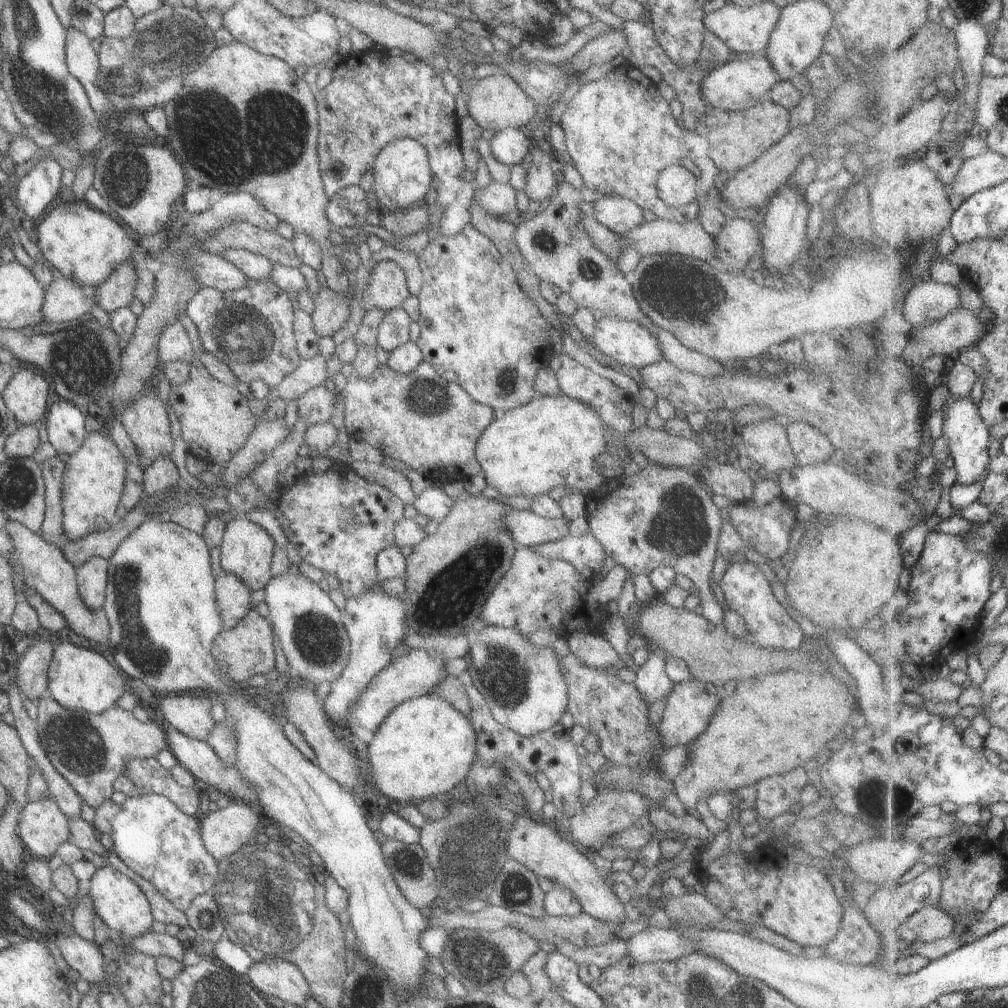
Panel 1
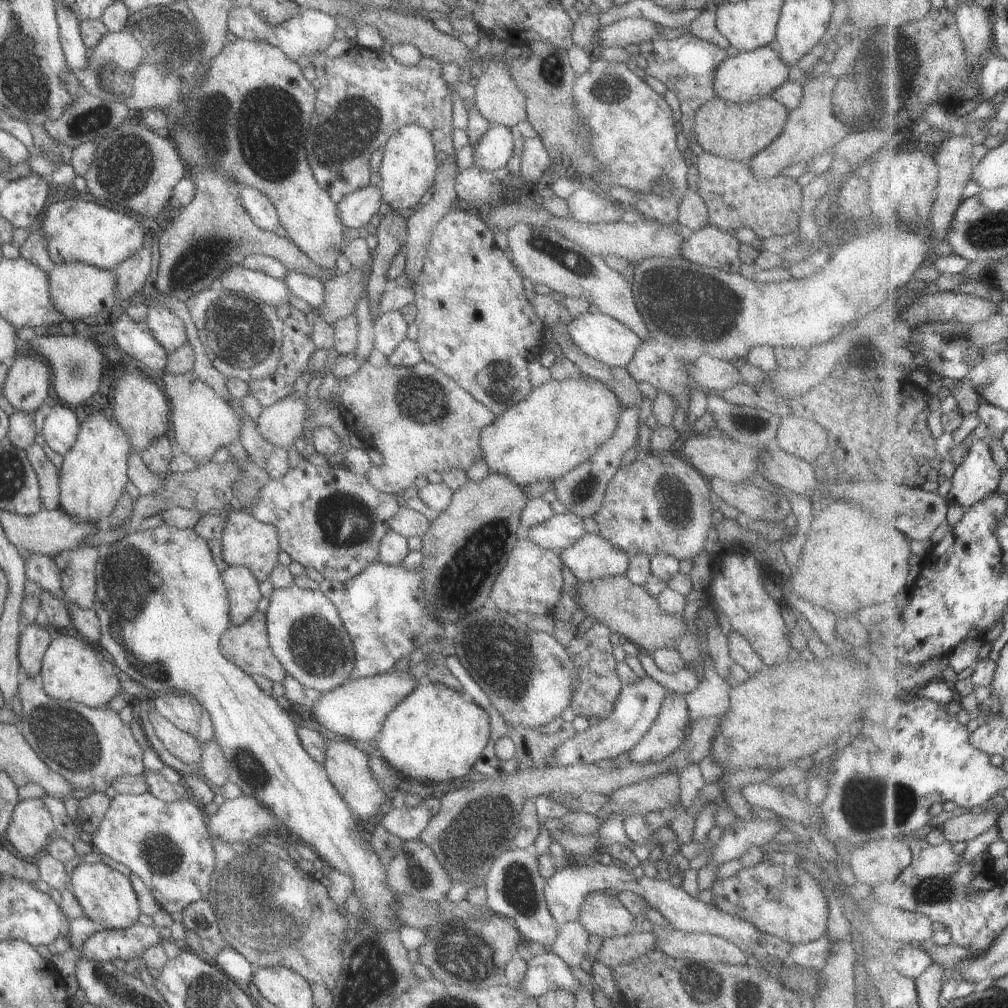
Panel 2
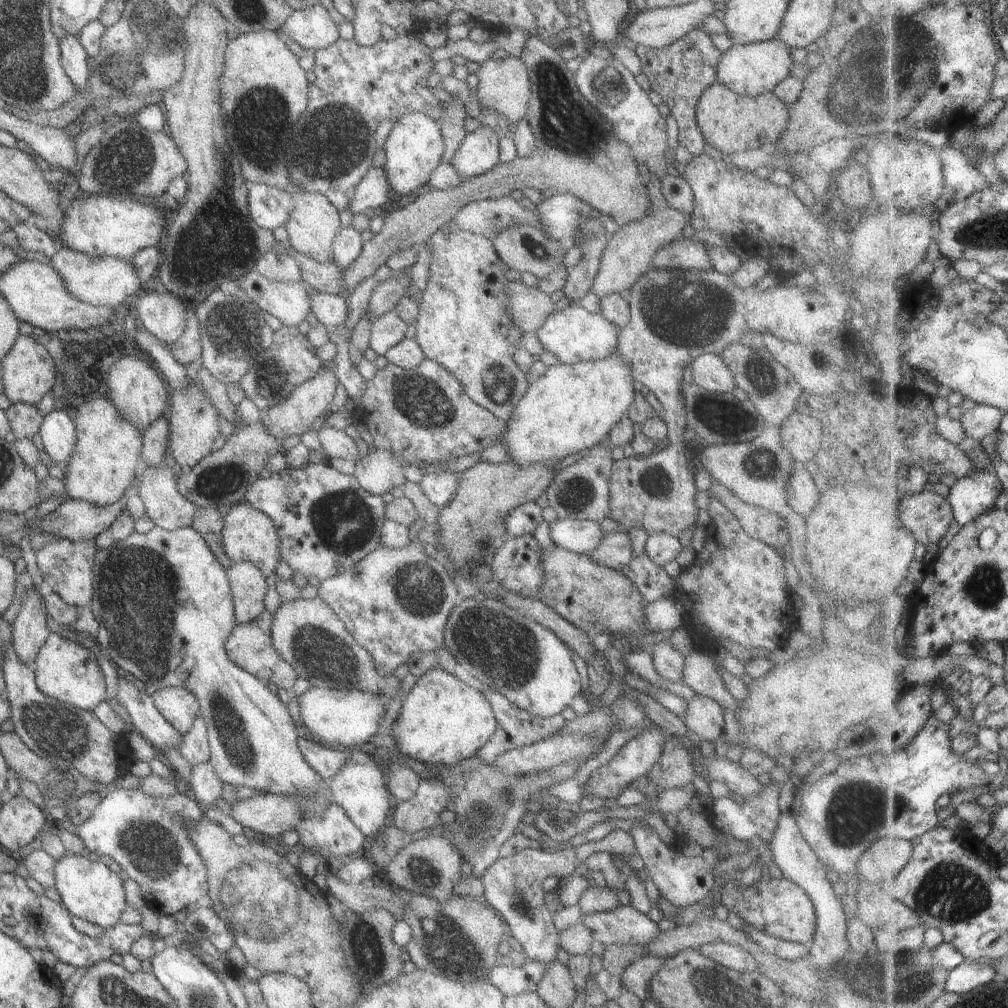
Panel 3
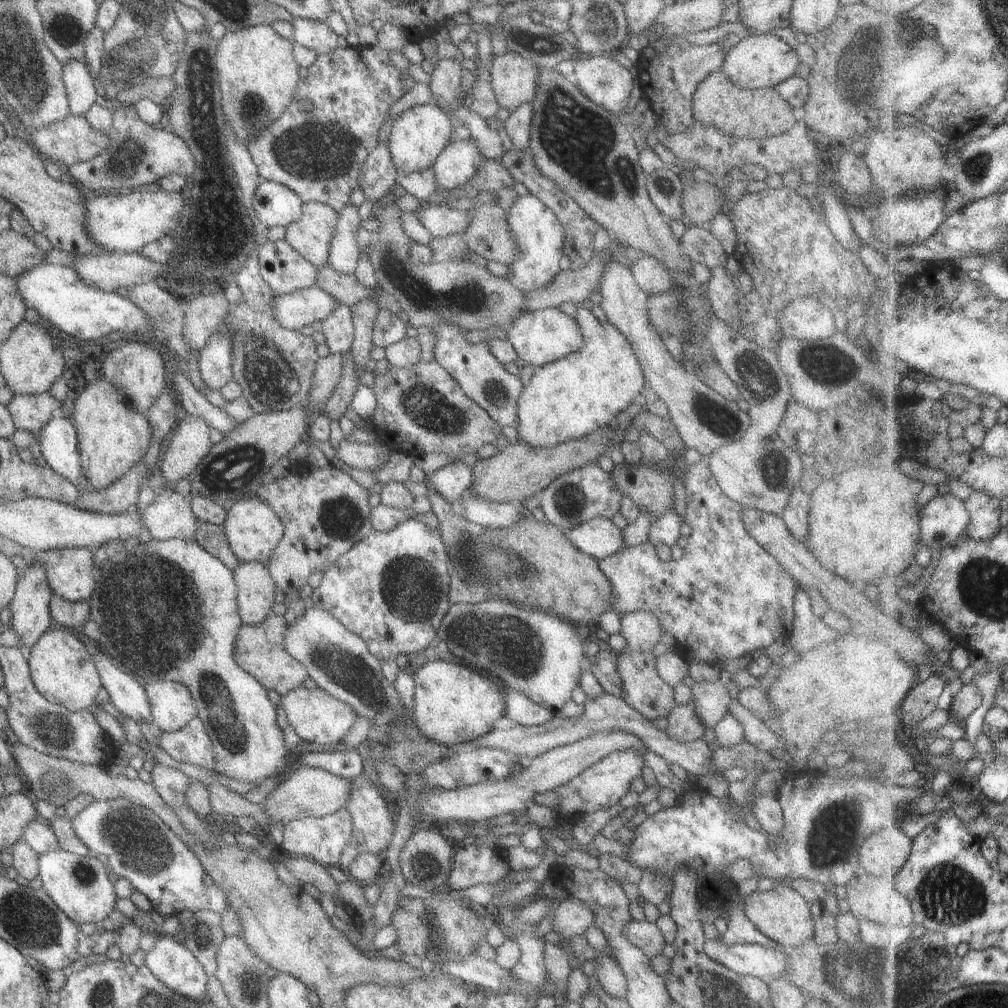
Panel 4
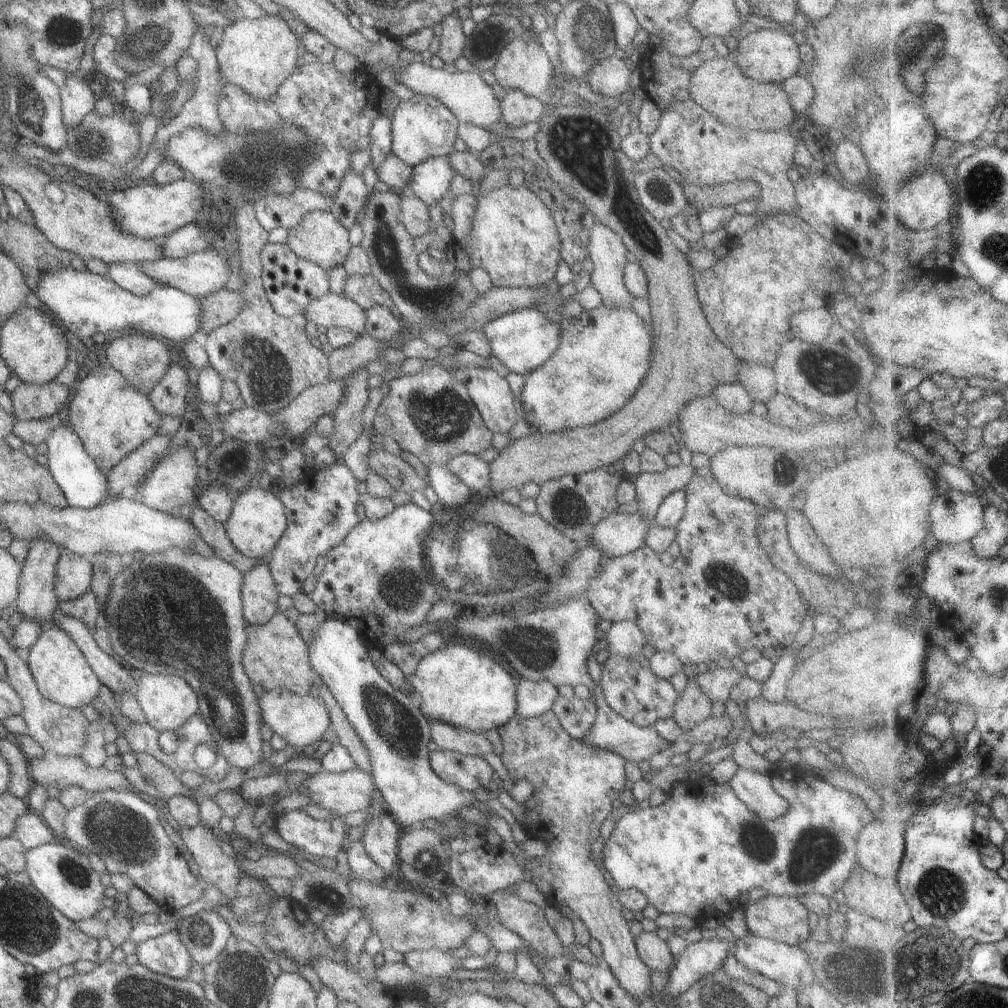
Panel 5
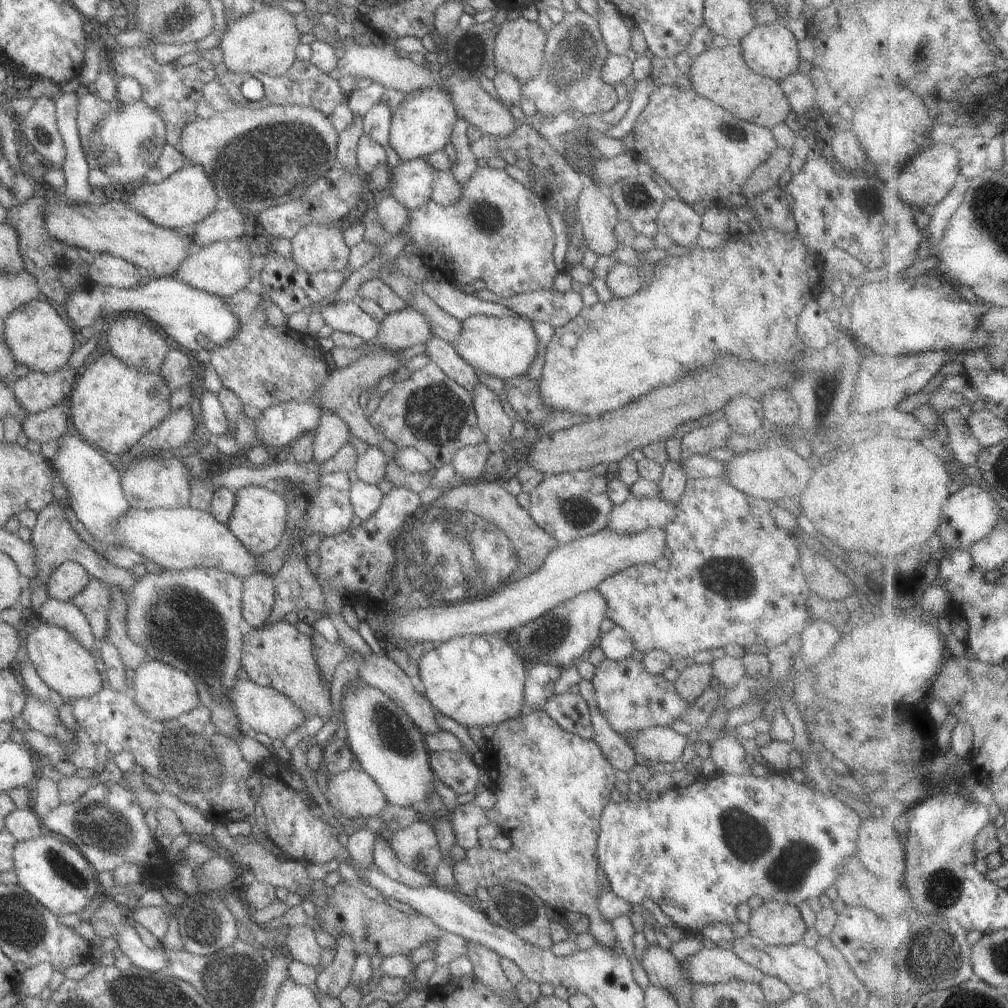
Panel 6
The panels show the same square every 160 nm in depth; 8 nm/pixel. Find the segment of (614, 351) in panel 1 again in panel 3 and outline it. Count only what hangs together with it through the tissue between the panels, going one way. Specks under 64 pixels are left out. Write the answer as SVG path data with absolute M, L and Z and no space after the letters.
M576 304L549 312L545 322L533 333L543 352L550 352L559 363L572 364L583 360L596 360L609 356L617 347L617 327L599 314L587 312Z

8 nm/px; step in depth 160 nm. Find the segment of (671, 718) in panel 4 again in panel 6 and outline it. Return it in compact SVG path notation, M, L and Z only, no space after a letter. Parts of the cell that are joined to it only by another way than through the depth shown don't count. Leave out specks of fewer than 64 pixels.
M689 662L678 676L673 686L677 696L683 698L685 704L693 704L703 688L710 686L711 670L709 664L694 664Z

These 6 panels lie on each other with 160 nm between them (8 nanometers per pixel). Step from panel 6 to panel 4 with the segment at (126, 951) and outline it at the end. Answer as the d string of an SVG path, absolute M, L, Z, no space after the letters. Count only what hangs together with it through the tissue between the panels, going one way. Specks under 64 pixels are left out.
M159 933L150 950L143 954L143 965L167 988L176 991L177 994L191 998L195 1002L205 1002L206 982L208 977L202 970L201 964L187 950L183 943L180 943L174 936Z

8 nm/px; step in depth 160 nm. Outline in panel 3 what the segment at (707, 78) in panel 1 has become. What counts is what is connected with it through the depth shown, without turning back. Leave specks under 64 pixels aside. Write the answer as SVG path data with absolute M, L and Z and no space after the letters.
M775 36L770 40L761 40L746 44L732 45L722 52L716 65L716 82L729 88L740 96L755 96L755 94L771 92L788 108L799 98L803 84L801 80L789 75L792 68L789 46L786 46Z

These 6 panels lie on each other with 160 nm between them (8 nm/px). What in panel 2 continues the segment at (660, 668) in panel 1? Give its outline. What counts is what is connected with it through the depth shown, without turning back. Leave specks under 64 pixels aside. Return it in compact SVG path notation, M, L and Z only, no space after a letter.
M647 675L639 677L634 683L623 685L611 712L599 720L596 726L590 726L587 730L575 732L571 738L558 744L547 756L549 765L574 765L581 763L597 763L599 760L613 758L621 752L628 751L651 726L657 716L660 704L665 696L665 687Z

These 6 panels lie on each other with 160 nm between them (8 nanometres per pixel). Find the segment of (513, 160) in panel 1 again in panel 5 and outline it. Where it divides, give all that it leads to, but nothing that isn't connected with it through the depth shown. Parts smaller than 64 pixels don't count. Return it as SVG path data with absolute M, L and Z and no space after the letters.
M445 155L429 158L411 167L411 180L405 186L406 193L429 207L447 193L453 174L455 172Z

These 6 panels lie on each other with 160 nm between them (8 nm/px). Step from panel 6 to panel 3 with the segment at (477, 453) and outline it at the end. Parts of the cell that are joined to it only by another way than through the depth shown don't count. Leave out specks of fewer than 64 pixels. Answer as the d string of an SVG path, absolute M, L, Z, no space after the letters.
M439 470L433 474L424 473L419 485L431 505L441 508L453 498L459 478L461 478L461 472Z

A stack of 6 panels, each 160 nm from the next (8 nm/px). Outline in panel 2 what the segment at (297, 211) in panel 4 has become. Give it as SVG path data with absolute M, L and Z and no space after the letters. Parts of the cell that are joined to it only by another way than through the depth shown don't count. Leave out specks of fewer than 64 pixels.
M241 187L237 193L240 208L248 213L251 222L264 231L273 231L278 226L278 216L264 194L251 187Z

